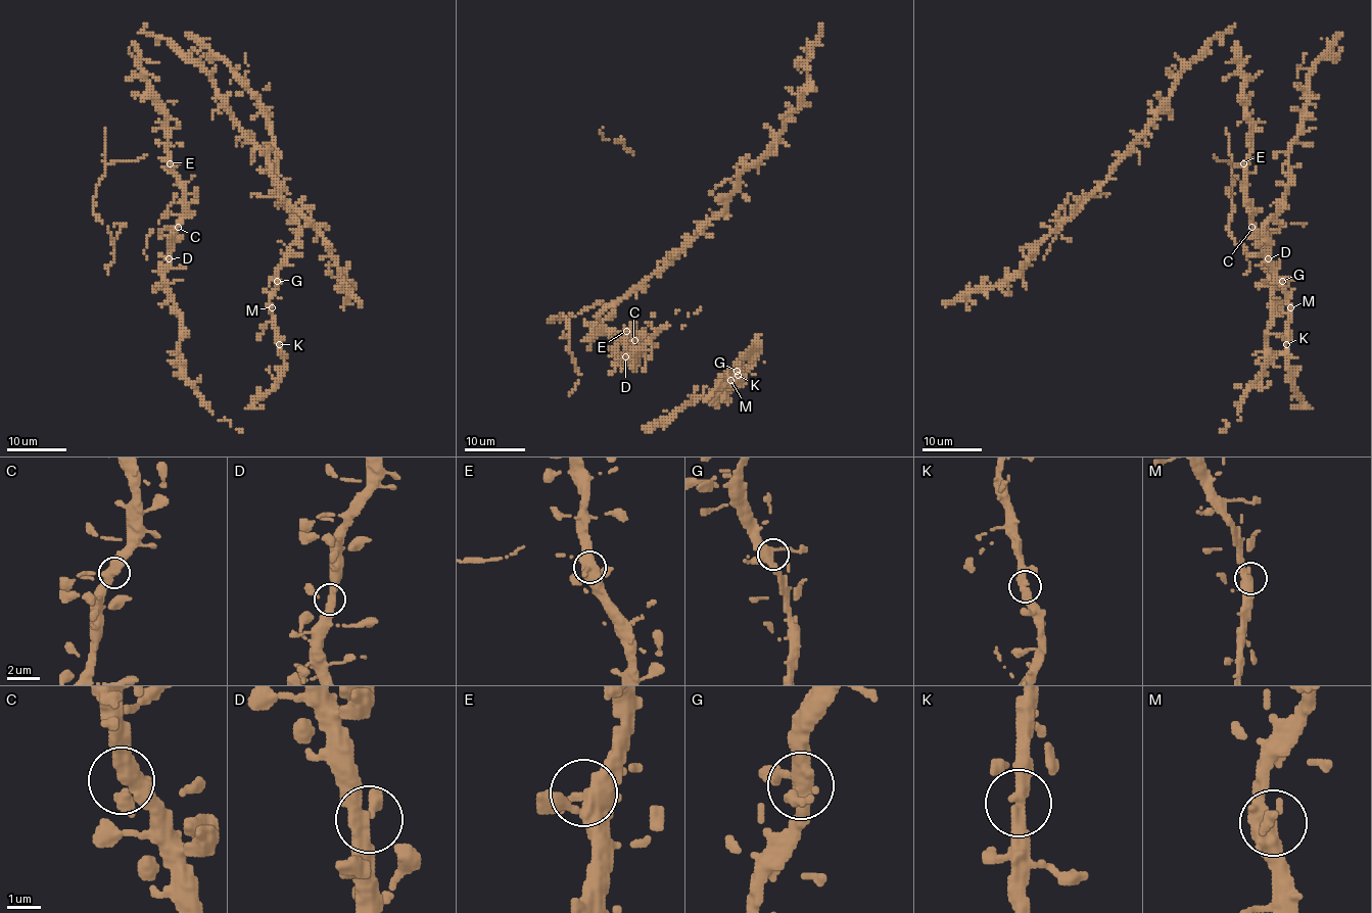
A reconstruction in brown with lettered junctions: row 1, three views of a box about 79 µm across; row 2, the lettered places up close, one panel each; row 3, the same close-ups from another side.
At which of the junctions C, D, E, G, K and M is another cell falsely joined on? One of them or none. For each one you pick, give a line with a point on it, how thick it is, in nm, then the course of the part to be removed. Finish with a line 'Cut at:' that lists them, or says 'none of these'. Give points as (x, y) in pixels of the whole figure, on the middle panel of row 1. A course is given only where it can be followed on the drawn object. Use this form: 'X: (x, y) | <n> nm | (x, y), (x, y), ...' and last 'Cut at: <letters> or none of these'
Cut at: none of these

